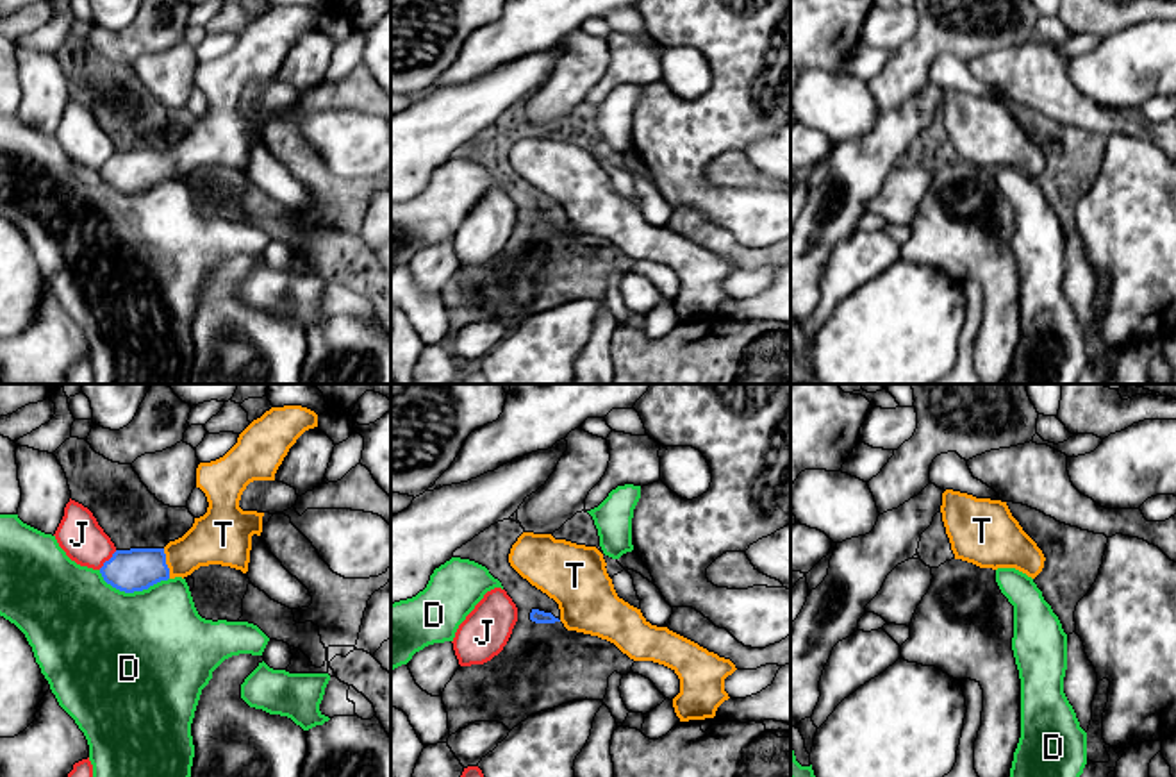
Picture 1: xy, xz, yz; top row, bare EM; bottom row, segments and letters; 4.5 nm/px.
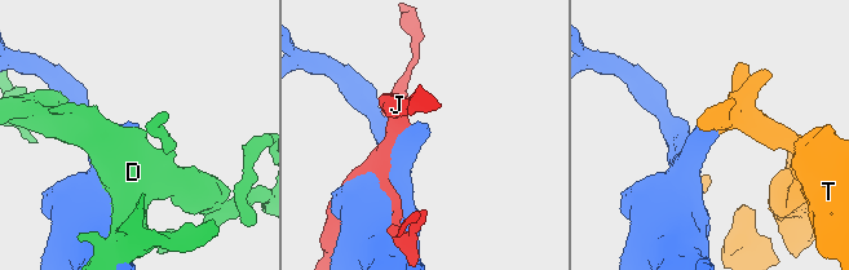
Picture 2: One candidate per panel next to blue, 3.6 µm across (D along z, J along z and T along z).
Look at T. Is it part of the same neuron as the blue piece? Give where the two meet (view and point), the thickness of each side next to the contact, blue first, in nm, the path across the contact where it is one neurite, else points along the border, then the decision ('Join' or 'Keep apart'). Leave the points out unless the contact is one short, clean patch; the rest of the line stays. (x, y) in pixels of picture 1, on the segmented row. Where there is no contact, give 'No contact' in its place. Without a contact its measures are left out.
Touches blue at xy (165, 563). Thickness 190 nm (blue) against 220 nm. Path across: xy (131, 570), (165, 563), (213, 540). Join

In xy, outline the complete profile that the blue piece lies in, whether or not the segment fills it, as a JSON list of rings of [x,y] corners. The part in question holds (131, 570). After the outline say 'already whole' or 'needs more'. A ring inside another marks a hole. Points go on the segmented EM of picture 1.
[[[302,405],[271,407],[253,420],[223,457],[198,464],[196,488],[207,497],[207,513],[164,548],[116,550],[100,568],[104,581],[134,593],[209,564],[246,573],[252,536],[261,536],[264,513],[243,511],[241,495],[253,480],[275,480],[289,448],[314,427],[318,414]]]; needs more

